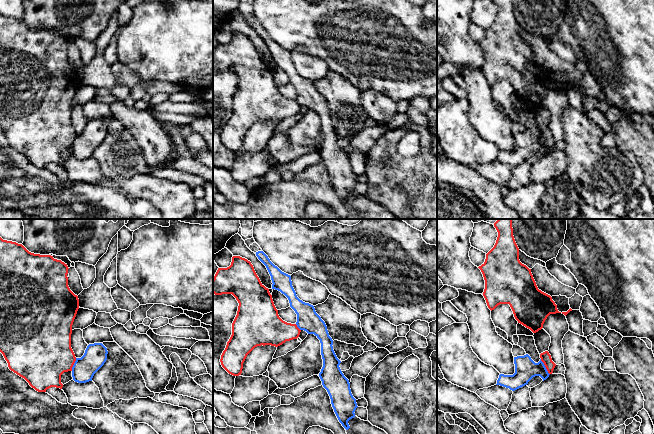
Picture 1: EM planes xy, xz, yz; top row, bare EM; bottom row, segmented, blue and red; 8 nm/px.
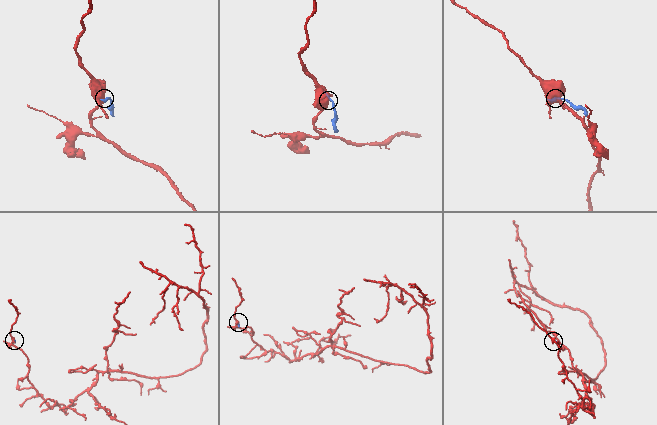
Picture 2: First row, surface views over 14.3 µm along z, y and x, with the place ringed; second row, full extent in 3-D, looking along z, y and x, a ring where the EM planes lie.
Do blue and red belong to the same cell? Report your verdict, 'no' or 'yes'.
no

